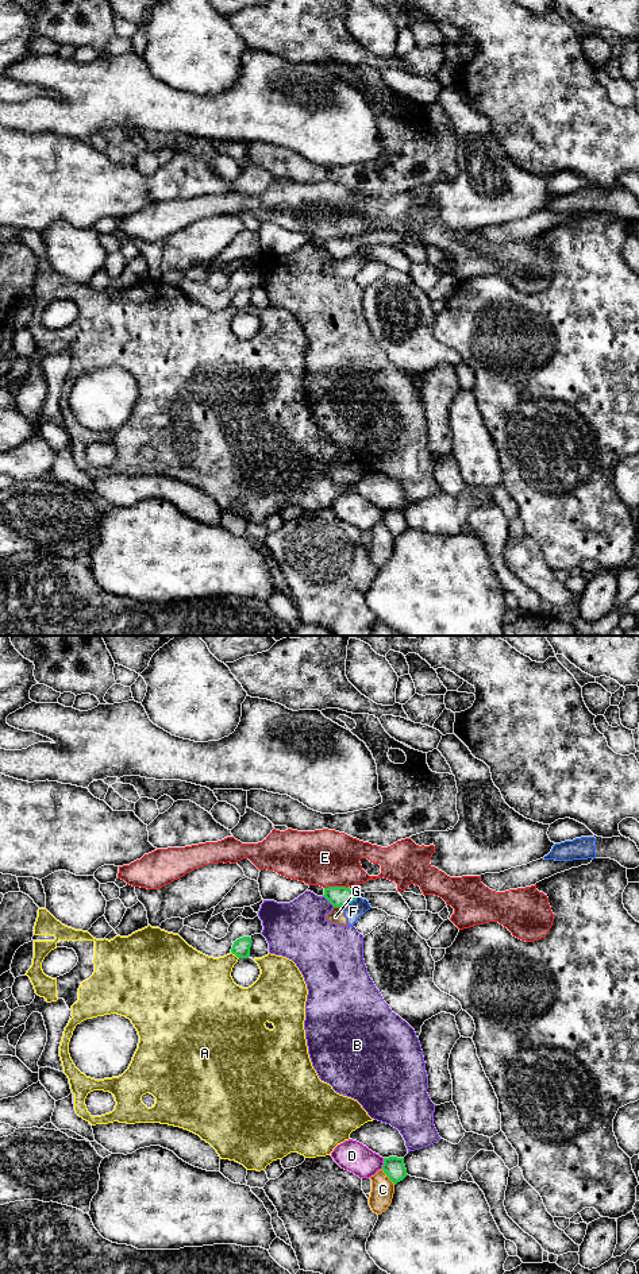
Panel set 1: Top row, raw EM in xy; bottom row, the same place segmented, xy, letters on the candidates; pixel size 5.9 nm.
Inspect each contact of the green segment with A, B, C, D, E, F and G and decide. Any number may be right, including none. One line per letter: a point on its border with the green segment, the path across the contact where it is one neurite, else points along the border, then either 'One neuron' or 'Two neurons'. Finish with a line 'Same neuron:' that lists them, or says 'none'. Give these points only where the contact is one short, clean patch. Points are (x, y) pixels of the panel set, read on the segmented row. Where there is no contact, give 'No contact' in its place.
A: Touches green at xy (235, 954). Two neurons
B: Touches green at xy (328, 900). Two neurons
C: Touches green at xy (388, 1176). Two neurons
D: Touches green at xy (384, 1164). Two neurons
E: Touches green at xy (335, 887). Two neurons
F: Touches green at xy (350, 902). Boundary: xy (358, 896), (342, 907). Two neurons
G: Touches green at xy (338, 906). Two neurons
Same neuron: none

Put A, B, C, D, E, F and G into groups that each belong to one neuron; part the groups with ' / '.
A / B / C / D / E / F G

